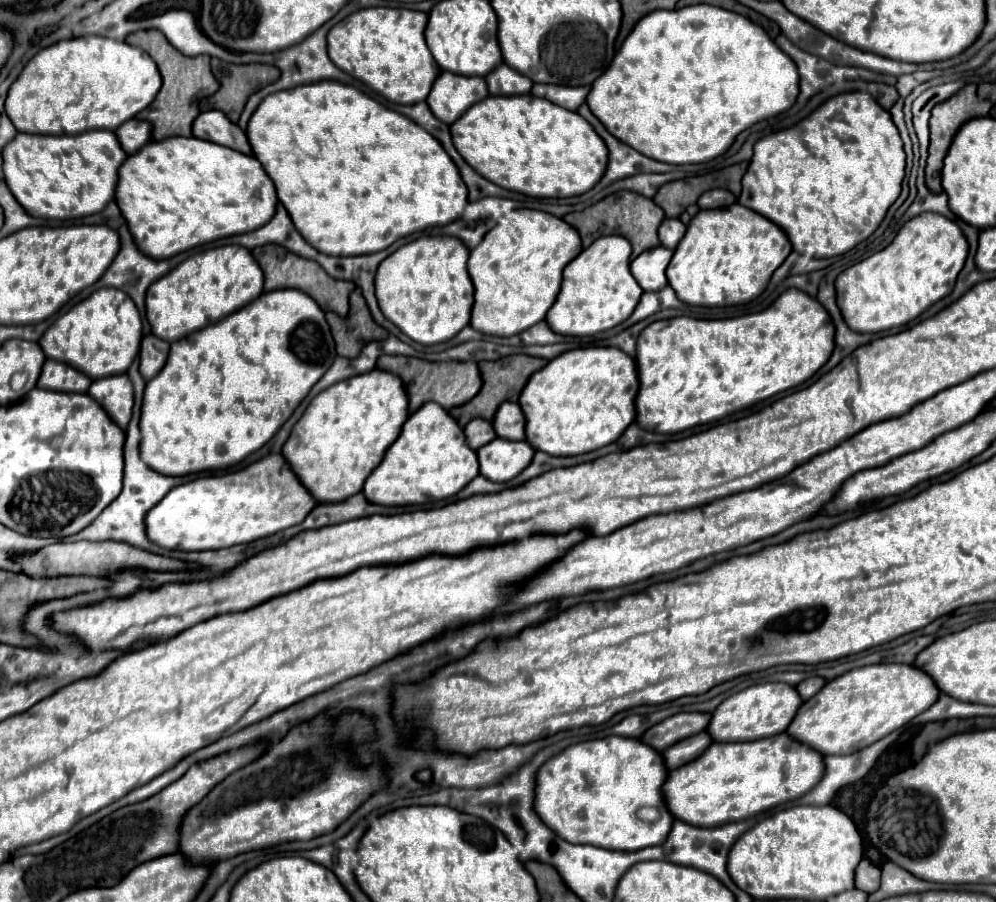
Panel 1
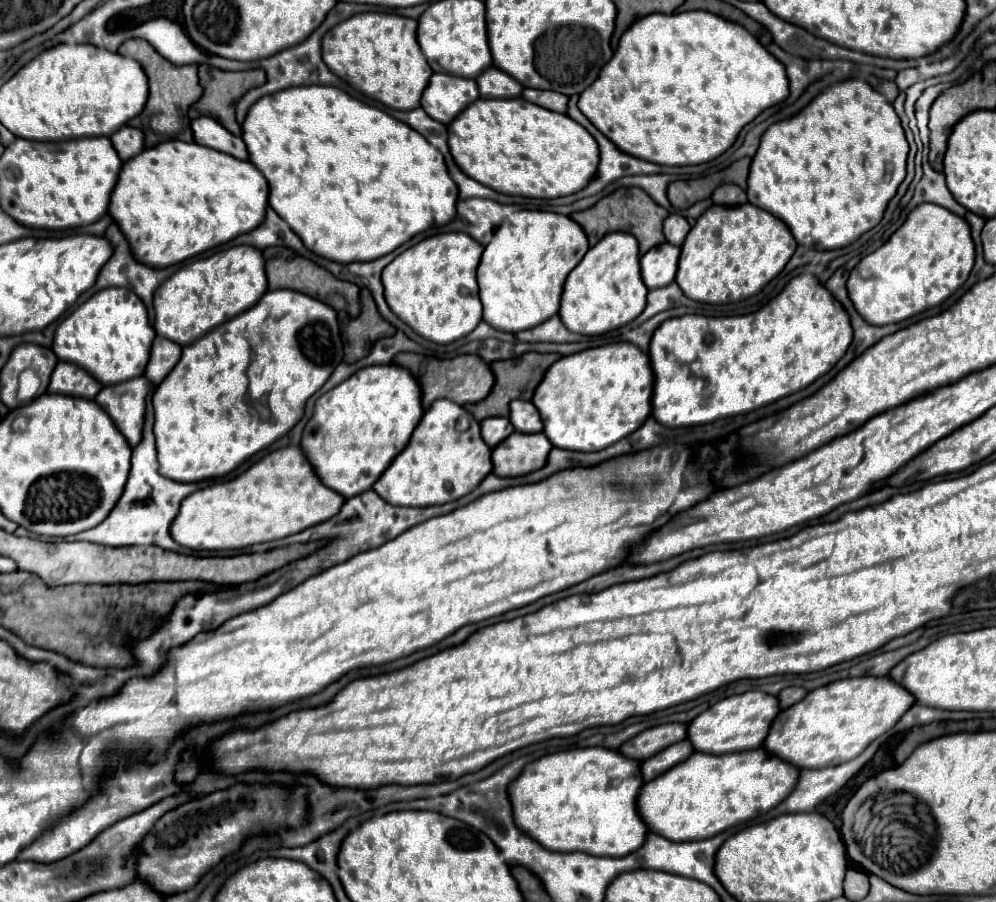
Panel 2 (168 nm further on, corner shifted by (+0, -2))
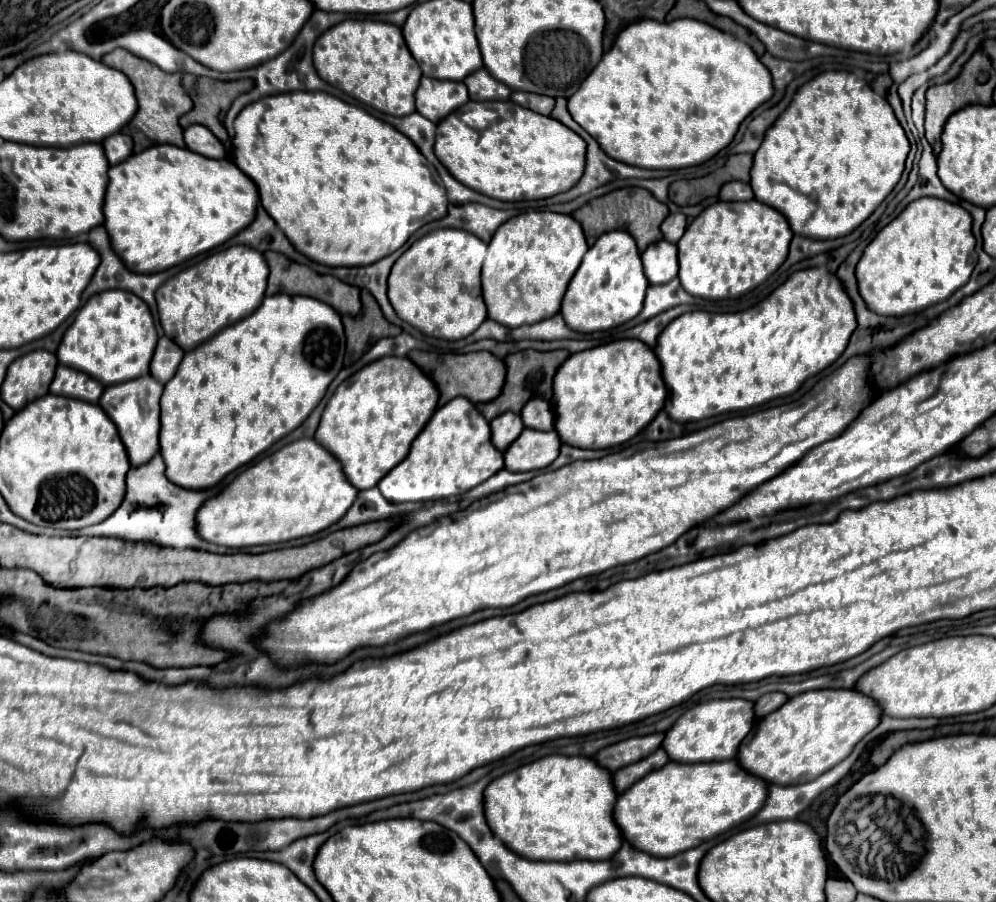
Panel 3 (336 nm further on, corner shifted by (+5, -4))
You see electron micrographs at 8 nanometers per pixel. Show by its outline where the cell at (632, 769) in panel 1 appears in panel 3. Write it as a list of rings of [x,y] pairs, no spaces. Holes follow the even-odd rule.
[[[548,755],[496,777],[488,789],[484,789],[484,815],[488,817],[488,825],[492,825],[492,833],[496,833],[504,845],[532,861],[602,861],[610,859],[622,845],[622,833],[612,819],[614,799],[616,791],[610,771],[594,765],[590,757]]]

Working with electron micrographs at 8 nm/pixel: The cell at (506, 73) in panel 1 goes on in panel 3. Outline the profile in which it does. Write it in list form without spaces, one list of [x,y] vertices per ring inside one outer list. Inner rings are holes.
[[[478,69],[472,75],[468,75],[464,79],[464,83],[468,85],[468,93],[472,101],[504,101],[510,99],[510,89],[496,81],[486,69]]]

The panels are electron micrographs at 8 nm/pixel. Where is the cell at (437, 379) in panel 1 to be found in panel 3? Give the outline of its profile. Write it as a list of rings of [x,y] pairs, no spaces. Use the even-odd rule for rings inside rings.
[[[410,351],[408,357],[428,375],[434,379],[434,383],[440,389],[440,401],[438,405],[446,405],[454,397],[462,395],[470,399],[472,403],[486,403],[492,401],[500,395],[504,379],[506,379],[506,365],[502,359],[492,355],[490,351],[476,351],[476,353],[466,353],[466,355],[456,355],[448,353],[446,359],[442,361],[438,355],[428,355],[426,351]]]

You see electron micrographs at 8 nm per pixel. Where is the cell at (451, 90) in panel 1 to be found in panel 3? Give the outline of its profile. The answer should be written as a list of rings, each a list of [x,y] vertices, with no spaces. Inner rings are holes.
[[[420,79],[420,87],[416,89],[416,111],[432,123],[438,123],[464,103],[468,103],[468,89],[462,81]]]

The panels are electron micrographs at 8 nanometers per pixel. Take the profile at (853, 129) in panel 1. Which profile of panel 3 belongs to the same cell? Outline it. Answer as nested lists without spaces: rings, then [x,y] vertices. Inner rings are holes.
[[[826,71],[804,83],[786,111],[766,131],[762,145],[754,155],[750,185],[756,199],[780,211],[796,235],[836,239],[854,231],[888,197],[900,181],[908,153],[908,137],[890,103],[864,79],[858,79],[848,71]]]

